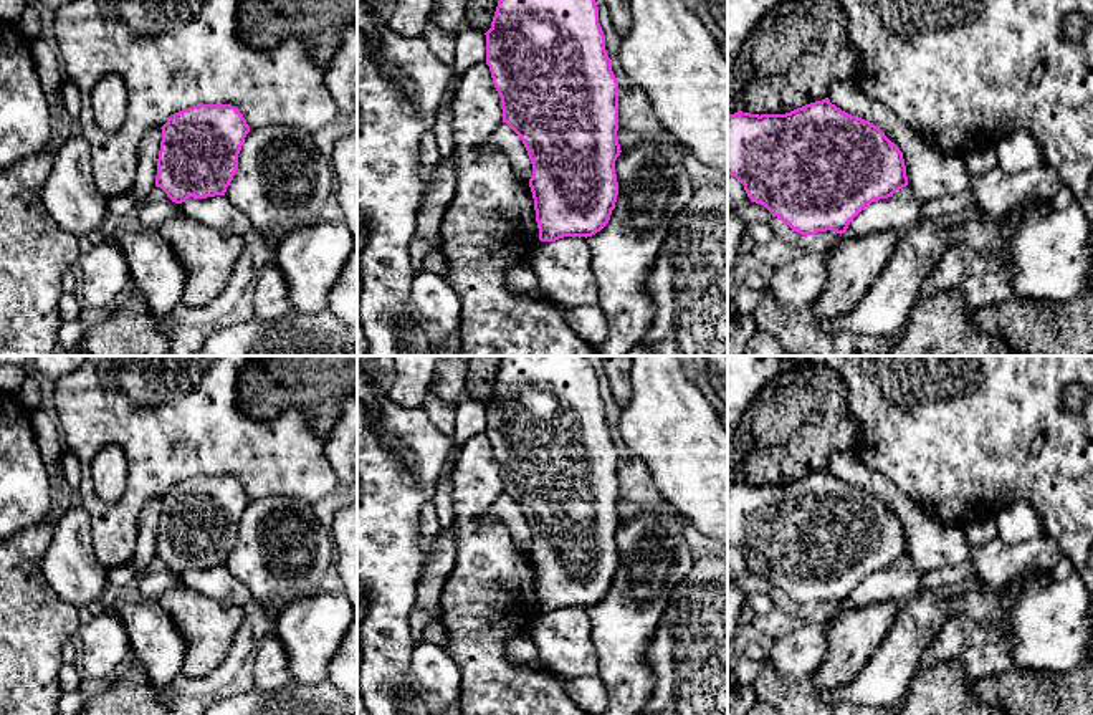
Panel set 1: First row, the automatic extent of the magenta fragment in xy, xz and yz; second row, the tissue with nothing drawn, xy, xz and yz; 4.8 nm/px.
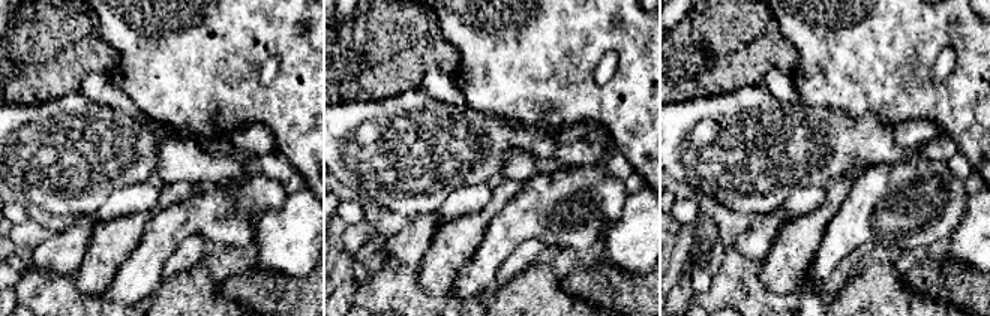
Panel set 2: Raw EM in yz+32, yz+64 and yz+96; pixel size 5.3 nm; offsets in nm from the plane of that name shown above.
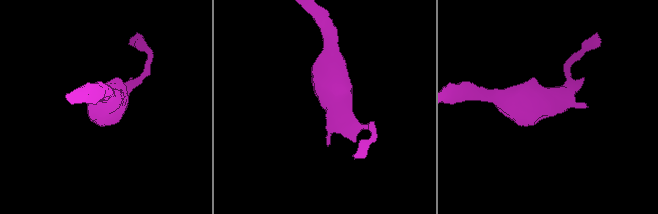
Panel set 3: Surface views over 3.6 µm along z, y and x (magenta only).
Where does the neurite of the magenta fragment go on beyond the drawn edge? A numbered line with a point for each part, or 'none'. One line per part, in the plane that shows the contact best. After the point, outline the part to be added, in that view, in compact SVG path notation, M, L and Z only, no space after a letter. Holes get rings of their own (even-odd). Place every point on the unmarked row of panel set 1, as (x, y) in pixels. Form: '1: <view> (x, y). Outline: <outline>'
none

